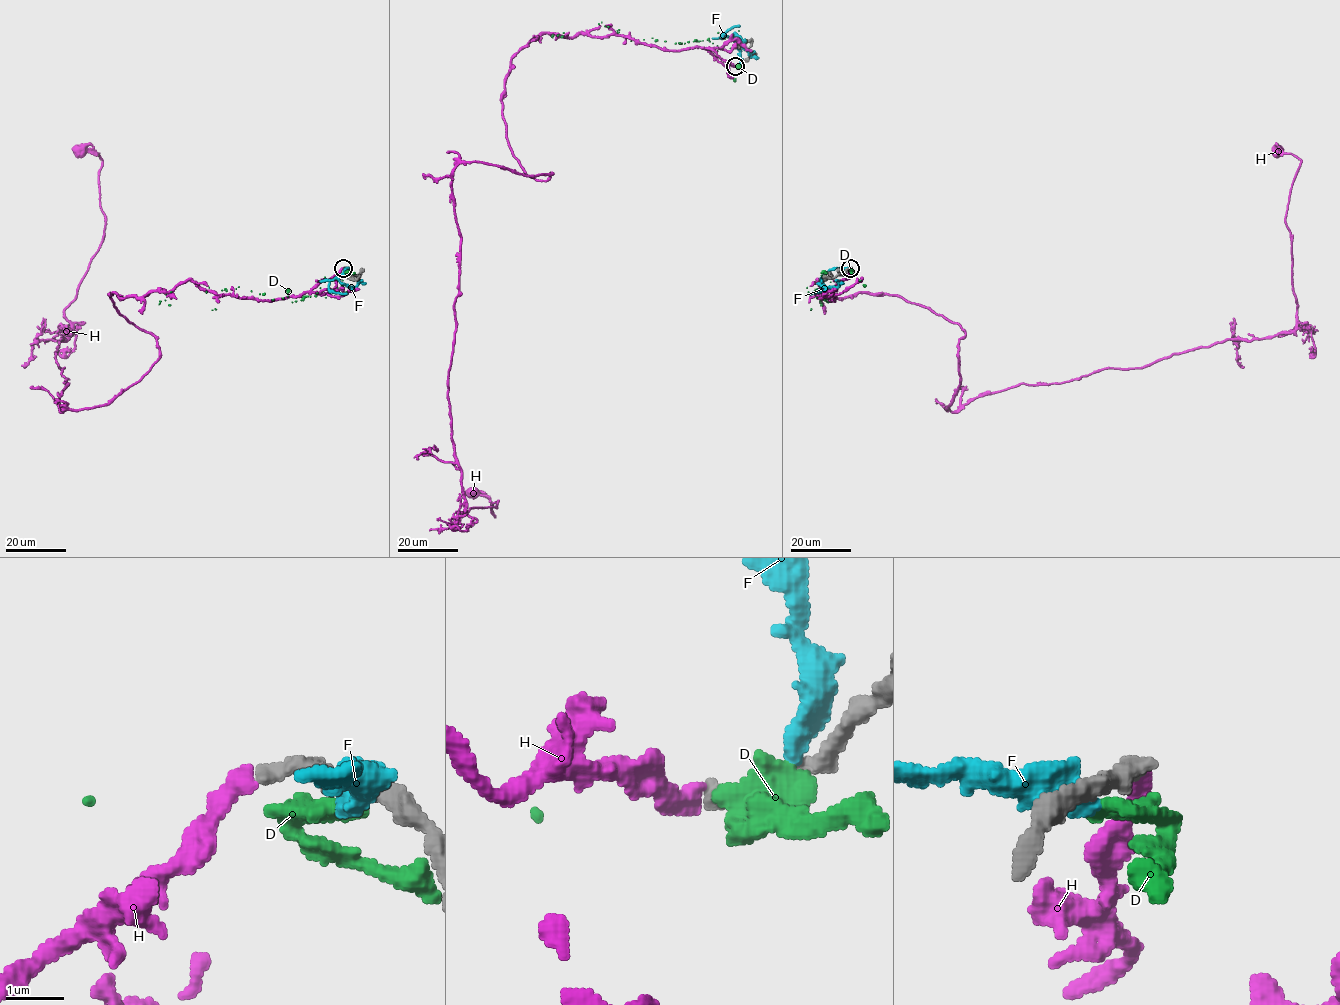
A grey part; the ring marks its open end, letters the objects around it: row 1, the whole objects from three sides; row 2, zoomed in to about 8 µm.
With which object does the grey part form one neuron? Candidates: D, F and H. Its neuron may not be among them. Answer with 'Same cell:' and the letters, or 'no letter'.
Same cell: H

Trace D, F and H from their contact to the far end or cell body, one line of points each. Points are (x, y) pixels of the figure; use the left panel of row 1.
D: (347, 269), (334, 269), (315, 295), (292, 302), (236, 288), (206, 291), (160, 301), (158, 304)
F: (347, 269), (338, 279), (342, 283), (349, 287), (366, 283)
H: (343, 268), (273, 300), (109, 294), (159, 358), (61, 412), (105, 221), (79, 150)

